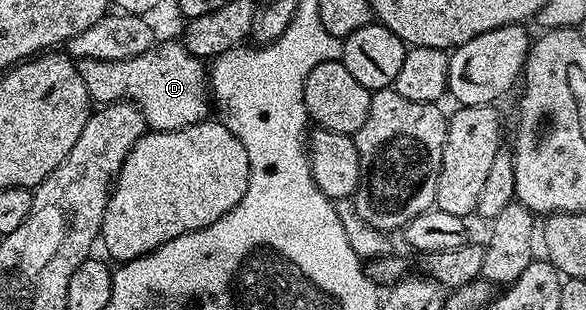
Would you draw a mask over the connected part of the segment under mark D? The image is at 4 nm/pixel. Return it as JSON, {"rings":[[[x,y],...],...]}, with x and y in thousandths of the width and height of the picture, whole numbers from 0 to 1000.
{"rings":[[[275,135],[239,177],[198,197],[142,187],[133,203],[133,235],[143,258],[145,284],[155,319],[167,335],[220,329],[241,355],[251,410],[268,426],[292,426],[338,400],[357,371],[358,316],[355,306],[355,232],[350,203],[326,174],[312,145],[297,135]]]}

